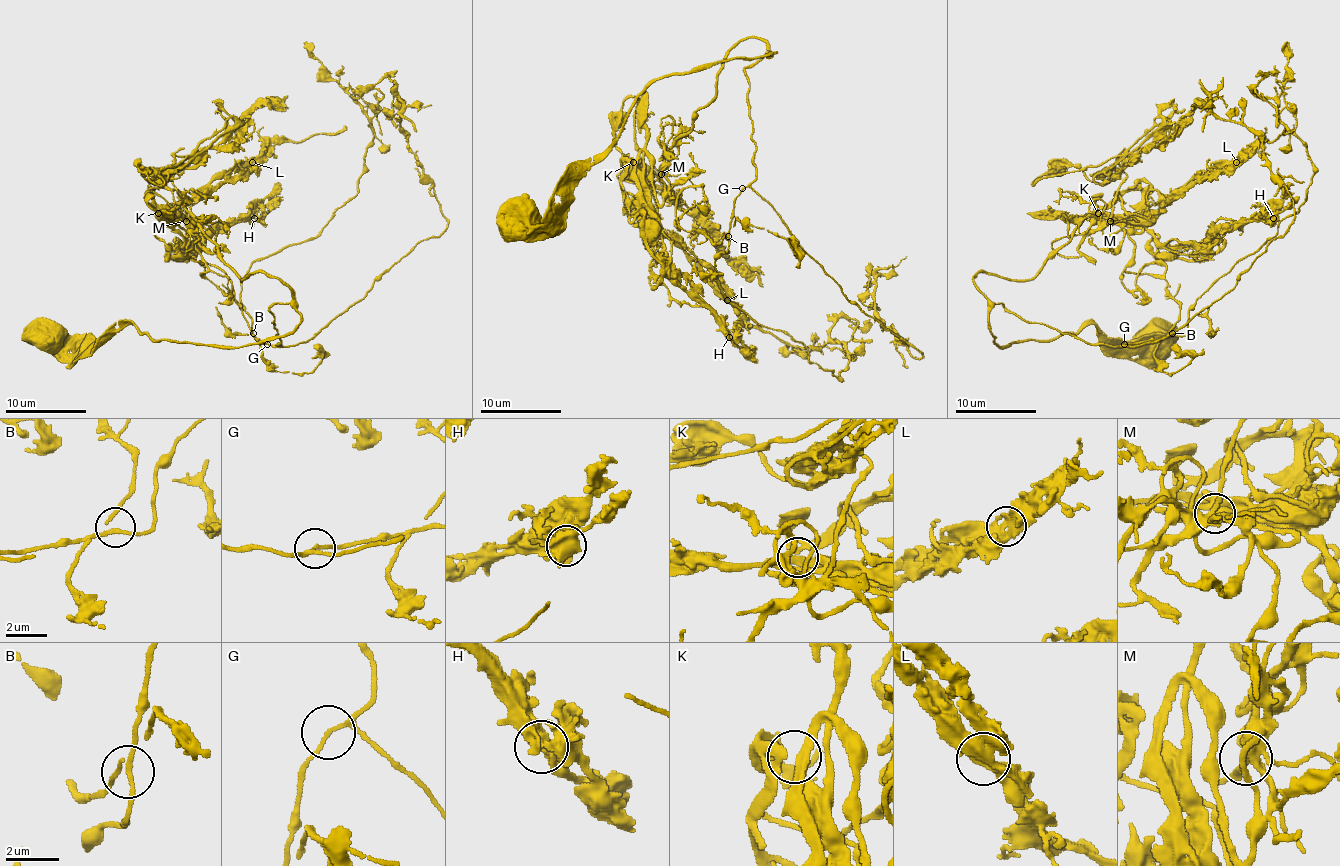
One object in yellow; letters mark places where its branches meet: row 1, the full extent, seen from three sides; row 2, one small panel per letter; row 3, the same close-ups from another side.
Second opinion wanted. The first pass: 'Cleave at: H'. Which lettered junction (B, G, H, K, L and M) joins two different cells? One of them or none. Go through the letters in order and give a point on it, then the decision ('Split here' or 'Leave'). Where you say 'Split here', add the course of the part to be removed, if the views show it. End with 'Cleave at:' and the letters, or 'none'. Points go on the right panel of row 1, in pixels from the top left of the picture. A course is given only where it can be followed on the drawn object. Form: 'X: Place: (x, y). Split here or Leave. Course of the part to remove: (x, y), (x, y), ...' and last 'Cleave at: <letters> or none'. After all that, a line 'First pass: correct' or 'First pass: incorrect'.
B: Place: (1172, 333). Leave
G: Place: (1124, 344). Leave
H: Place: (1273, 218). Leave
K: Place: (1098, 213). Leave
L: Place: (1236, 162). Leave
M: Place: (1110, 221). Leave
Cleave at: none
First pass: incorrect

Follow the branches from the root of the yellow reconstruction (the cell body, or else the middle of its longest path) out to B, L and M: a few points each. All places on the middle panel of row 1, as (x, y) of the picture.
B: (524, 218), (548, 228), (554, 206), (657, 79), (776, 53), (744, 69), (756, 178), (736, 198), (728, 236)
L: (524, 218), (548, 228), (651, 83), (776, 53), (760, 39), (728, 53), (651, 198), (728, 301)
M: (524, 218), (548, 228), (651, 83), (776, 53), (764, 41), (734, 45), (718, 93), (661, 174)

